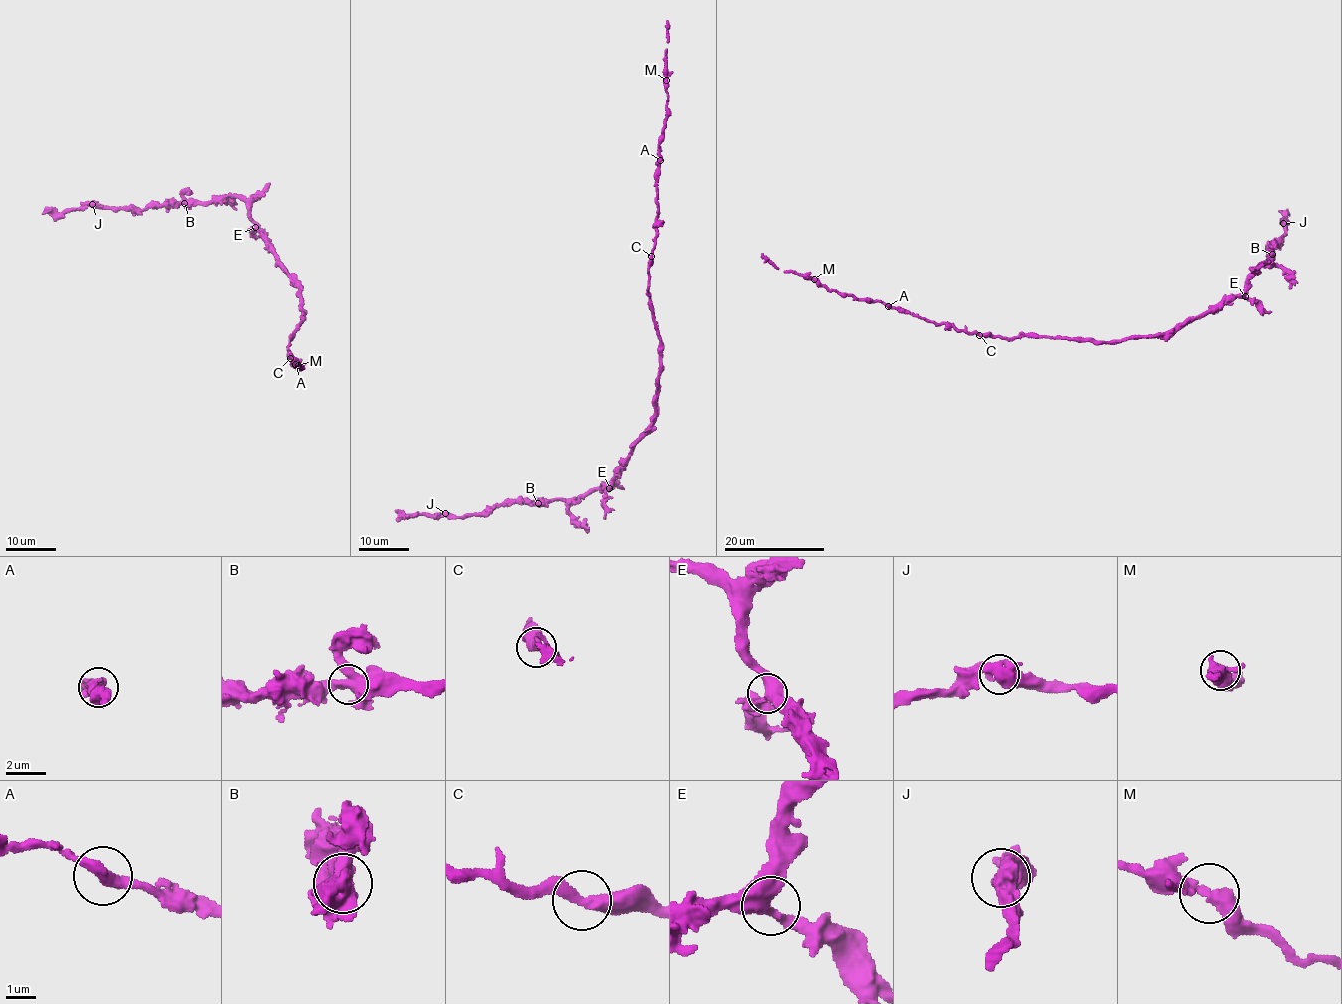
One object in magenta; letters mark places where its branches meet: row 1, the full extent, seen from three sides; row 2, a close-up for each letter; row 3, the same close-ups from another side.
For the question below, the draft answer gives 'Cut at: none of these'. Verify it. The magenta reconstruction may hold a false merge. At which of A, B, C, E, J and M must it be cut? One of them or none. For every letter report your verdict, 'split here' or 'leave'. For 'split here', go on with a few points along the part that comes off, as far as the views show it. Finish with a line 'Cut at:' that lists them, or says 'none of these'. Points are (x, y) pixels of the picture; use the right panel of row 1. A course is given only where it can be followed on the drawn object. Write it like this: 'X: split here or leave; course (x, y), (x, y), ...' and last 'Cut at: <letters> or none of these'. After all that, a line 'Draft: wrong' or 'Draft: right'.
A: leave
B: leave
C: leave
E: leave
J: leave
M: leave
Cut at: none of these
Draft: right

